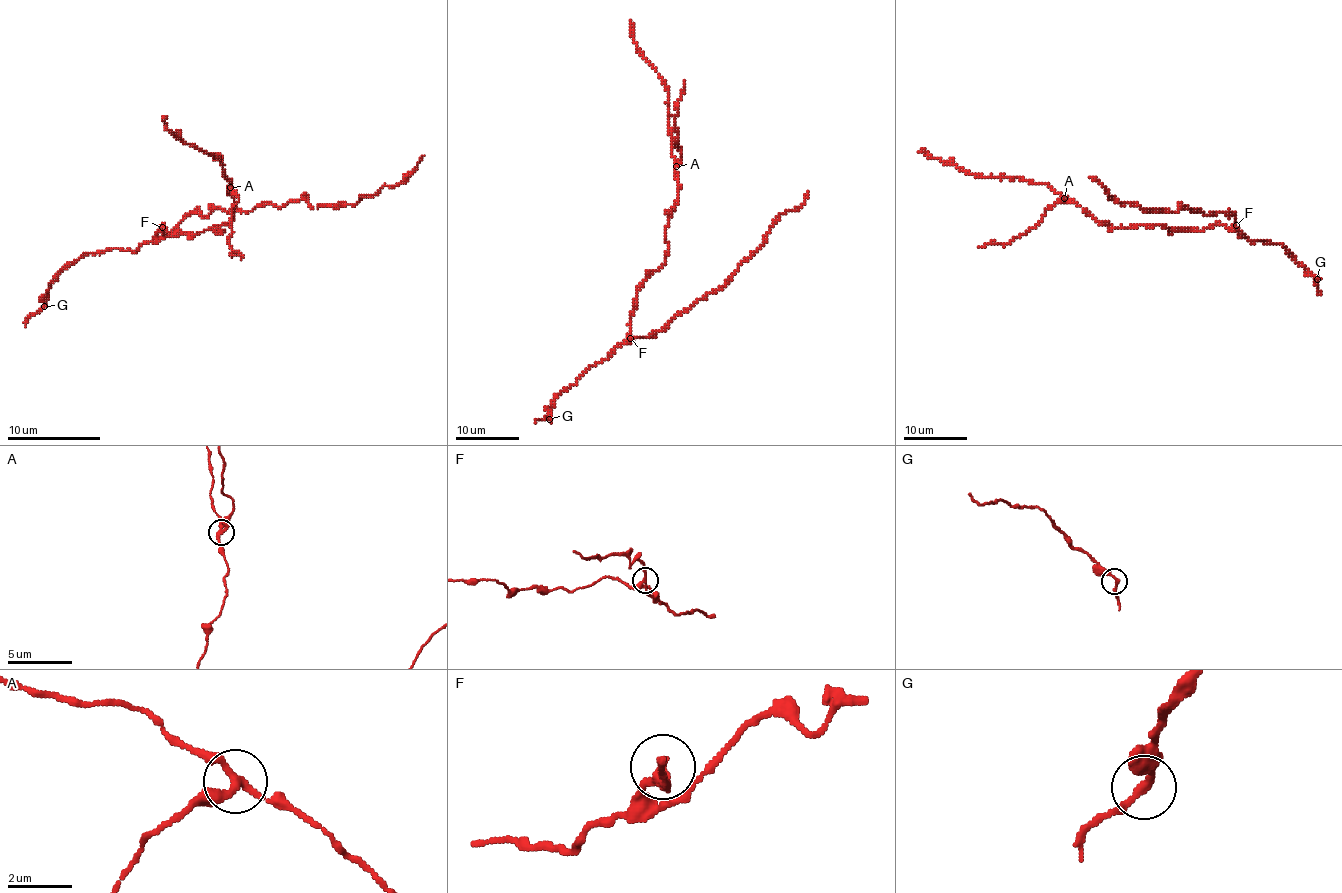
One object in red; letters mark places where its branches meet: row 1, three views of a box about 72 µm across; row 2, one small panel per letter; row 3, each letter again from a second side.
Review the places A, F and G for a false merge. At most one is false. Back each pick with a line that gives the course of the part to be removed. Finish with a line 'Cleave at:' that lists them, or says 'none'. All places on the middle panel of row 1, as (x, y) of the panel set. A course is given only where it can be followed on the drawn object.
A: foreign part runs (675, 167), (682, 154), (677, 146), (675, 118), (683, 81)
Cleave at: A

